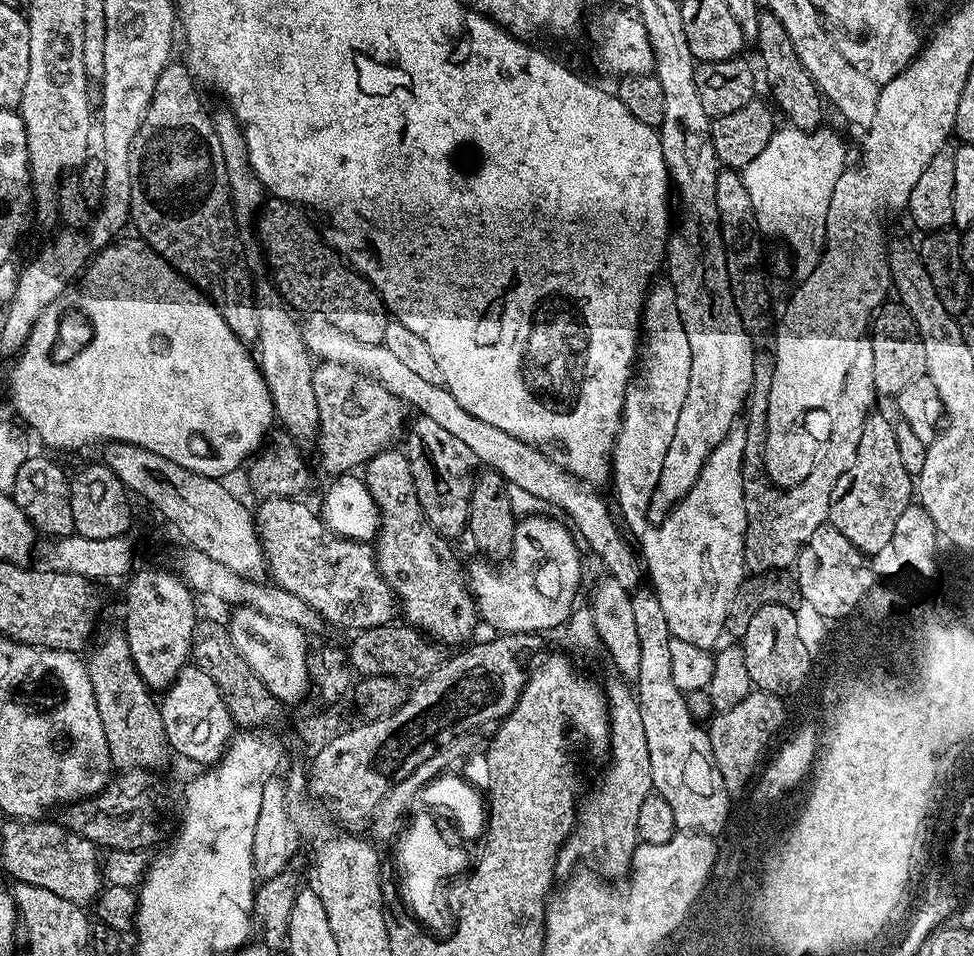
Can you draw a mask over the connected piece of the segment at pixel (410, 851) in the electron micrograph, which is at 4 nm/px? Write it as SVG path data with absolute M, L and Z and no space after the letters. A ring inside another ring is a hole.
M421 811L422 812L416 814L414 812L411 815L411 818L413 818L410 824L408 825L407 823L405 825L405 828L401 831L398 838L398 841L400 840L398 844L398 858L404 874L404 894L409 904L407 904L407 907L419 921L425 924L429 933L439 939L448 939L448 937L452 936L455 932L456 916L453 911L452 913L450 912L450 908L446 904L446 894L441 886L446 878L460 873L465 868L468 856L464 849L452 844L447 844L431 811Z

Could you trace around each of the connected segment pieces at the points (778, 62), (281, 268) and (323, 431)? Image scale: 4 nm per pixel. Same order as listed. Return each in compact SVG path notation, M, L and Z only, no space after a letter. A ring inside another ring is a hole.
M767 10L761 11L758 18L758 34L754 41L755 47L760 47L760 64L764 67L764 76L768 79L768 92L772 95L771 103L778 109L779 115L785 116L787 123L793 128L803 132L814 132L825 123L825 101L820 91L816 88L814 78L806 74L806 68L802 62L798 62L798 54L794 54L794 44L790 42L790 36L782 27L782 22L774 13Z
M275 198L269 199L259 213L260 240L264 243L268 264L272 267L271 279L275 289L283 297L284 303L293 309L301 308L305 314L323 316L338 330L358 338L360 342L383 344L386 326L390 321L384 299L370 281L349 267L325 243L303 214L297 205Z
M320 362L315 365L313 374L314 396L318 402L320 415L320 433L318 451L320 450L320 464L331 474L348 474L367 464L371 456L383 452L385 448L395 445L396 439L401 439L406 428L404 415L409 414L410 408L402 400L374 382L360 371L352 367L329 362Z

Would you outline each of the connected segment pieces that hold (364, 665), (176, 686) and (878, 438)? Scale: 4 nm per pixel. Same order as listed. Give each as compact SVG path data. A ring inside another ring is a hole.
M404 622L366 628L357 631L353 636L356 637L353 638L348 652L346 648L346 660L351 667L353 664L360 671L361 677L389 676L394 679L421 680L446 659L445 649L439 643L425 636L419 628Z
M199 666L183 668L163 696L159 705L169 749L175 755L177 752L196 764L204 764L200 766L217 764L232 742L234 721L214 678Z
M873 411L862 428L859 439L857 461L853 468L838 479L830 498L828 519L833 526L860 552L874 554L894 538L894 526L902 510L906 510L914 496L914 476L904 465L900 453L900 440L892 429L892 424L880 413Z

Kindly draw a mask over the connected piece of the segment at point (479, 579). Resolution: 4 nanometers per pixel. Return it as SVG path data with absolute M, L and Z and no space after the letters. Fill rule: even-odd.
M541 514L517 519L512 550L501 568L491 568L484 558L476 558L480 560L466 568L468 590L475 599L479 619L497 628L497 633L545 634L559 624L561 627L574 611L576 587L580 584L578 540L550 517Z

